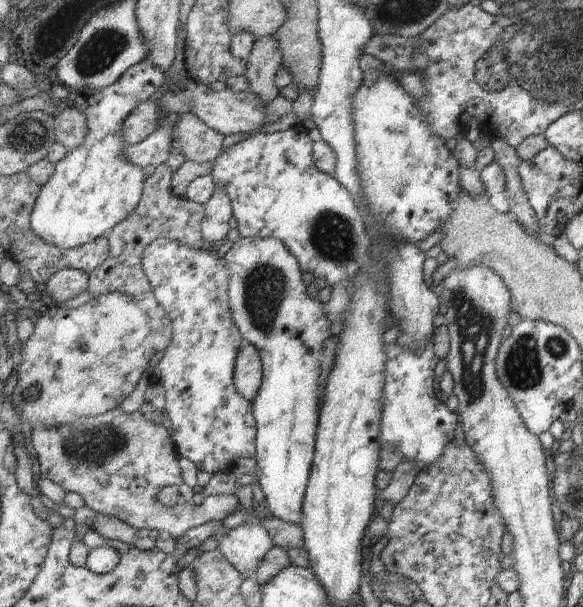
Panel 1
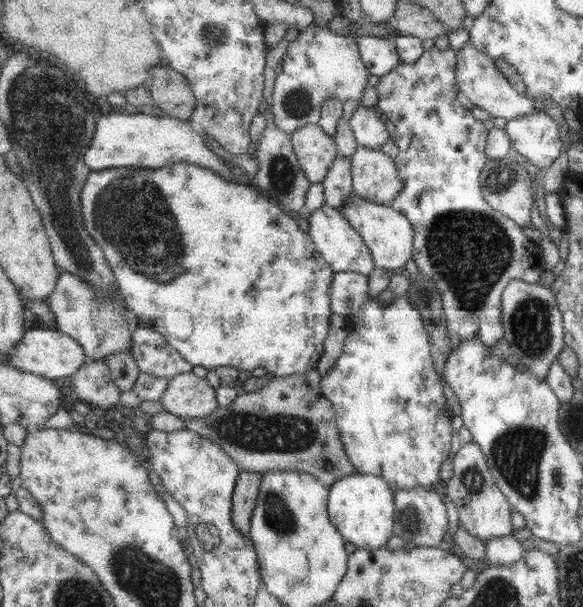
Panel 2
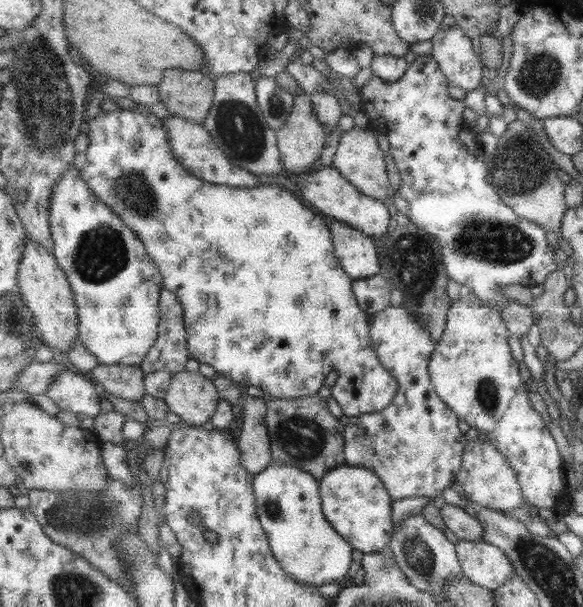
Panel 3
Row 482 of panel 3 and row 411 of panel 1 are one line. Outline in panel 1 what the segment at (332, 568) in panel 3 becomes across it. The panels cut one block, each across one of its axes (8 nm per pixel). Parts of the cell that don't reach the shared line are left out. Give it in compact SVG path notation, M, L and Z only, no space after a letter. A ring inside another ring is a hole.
M240 237L226 253L225 266L231 276L230 304L236 326L245 341L258 348L265 370L263 386L253 403L258 427L255 473L271 514L284 522L299 525L303 520L303 504L314 466L320 418L321 358L323 346L329 338L333 338L331 322L324 313L323 304L307 294L302 266L281 240Z

